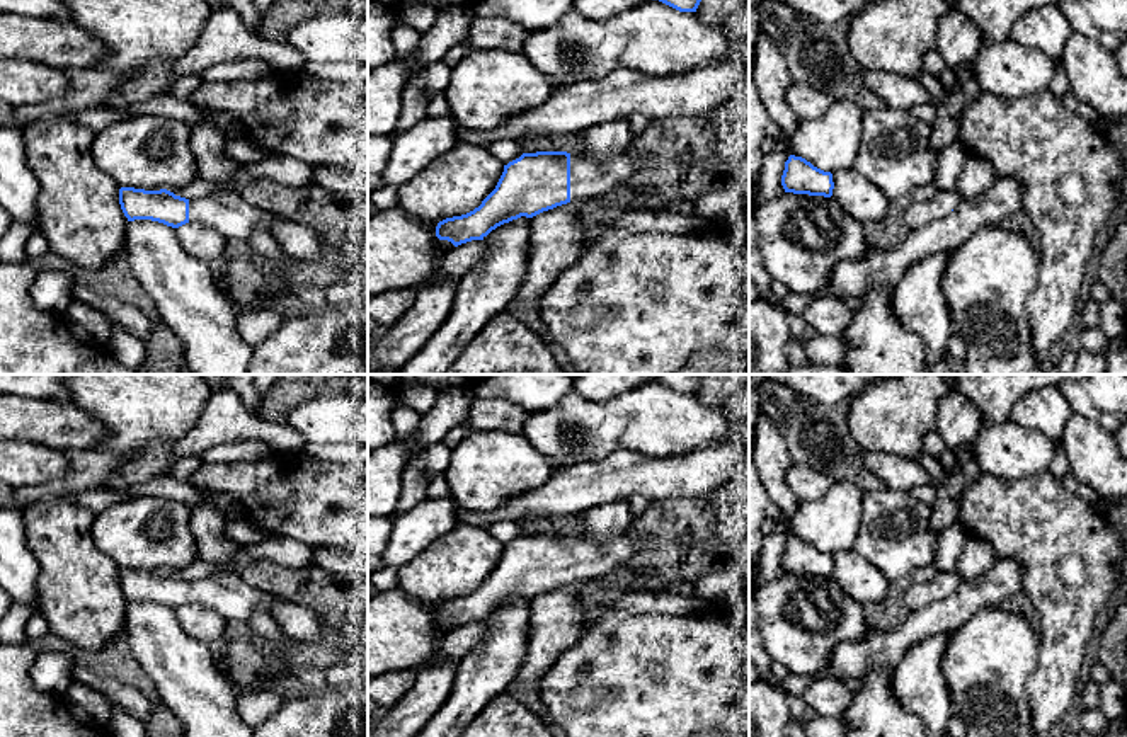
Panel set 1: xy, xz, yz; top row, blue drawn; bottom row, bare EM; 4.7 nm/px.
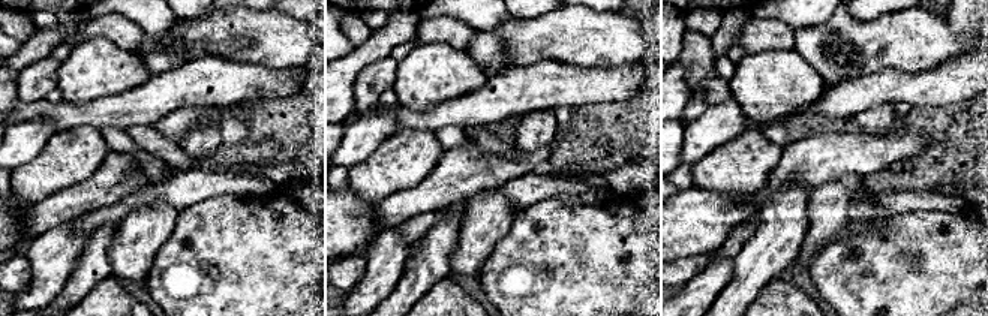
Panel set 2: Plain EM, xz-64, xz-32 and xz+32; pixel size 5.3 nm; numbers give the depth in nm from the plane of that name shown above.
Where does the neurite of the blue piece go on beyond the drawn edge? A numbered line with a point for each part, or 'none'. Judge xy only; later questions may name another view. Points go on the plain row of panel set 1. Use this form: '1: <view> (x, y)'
1: xy (228, 594)

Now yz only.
none

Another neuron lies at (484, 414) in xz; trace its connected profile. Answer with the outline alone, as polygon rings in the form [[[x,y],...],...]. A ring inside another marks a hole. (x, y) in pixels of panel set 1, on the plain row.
[[[475,398],[463,424],[475,431],[523,432],[529,410],[504,398]]]

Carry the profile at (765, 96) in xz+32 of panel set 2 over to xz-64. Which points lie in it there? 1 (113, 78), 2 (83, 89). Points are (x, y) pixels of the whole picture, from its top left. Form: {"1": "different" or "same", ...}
{"1": "same", "2": "same"}

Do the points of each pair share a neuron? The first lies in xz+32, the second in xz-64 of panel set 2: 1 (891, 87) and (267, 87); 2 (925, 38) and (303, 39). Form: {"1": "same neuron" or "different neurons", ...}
{"1": "same neuron", "2": "same neuron"}

